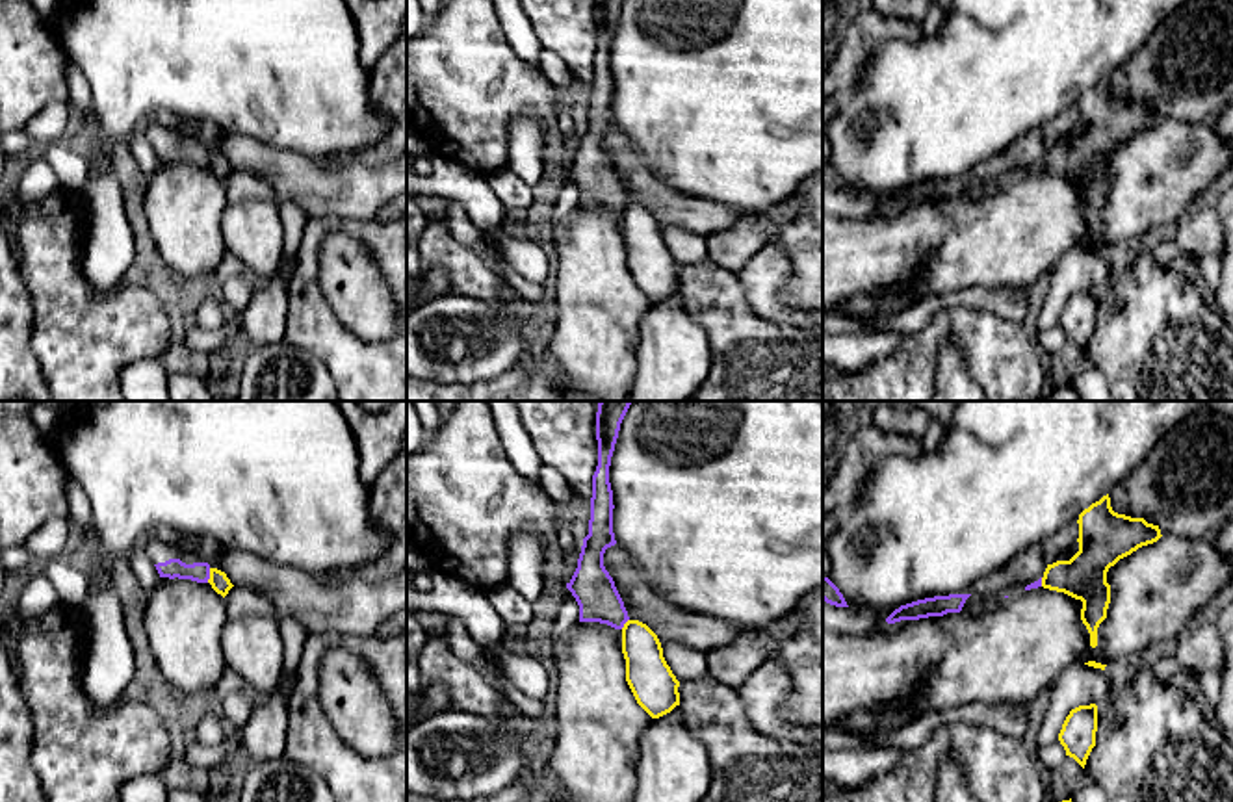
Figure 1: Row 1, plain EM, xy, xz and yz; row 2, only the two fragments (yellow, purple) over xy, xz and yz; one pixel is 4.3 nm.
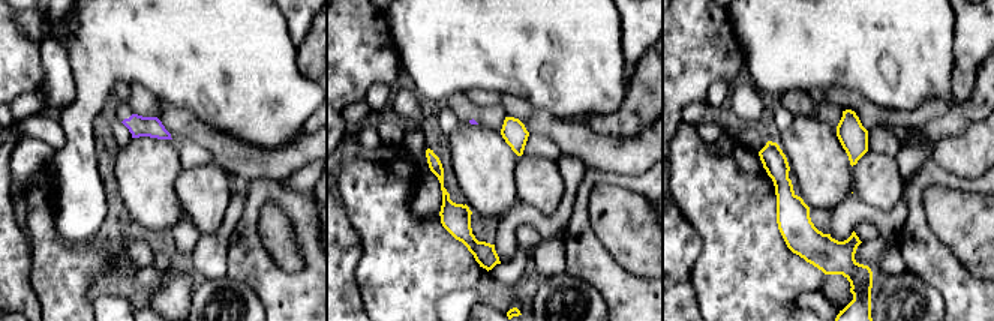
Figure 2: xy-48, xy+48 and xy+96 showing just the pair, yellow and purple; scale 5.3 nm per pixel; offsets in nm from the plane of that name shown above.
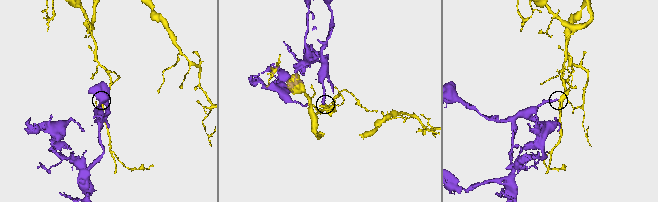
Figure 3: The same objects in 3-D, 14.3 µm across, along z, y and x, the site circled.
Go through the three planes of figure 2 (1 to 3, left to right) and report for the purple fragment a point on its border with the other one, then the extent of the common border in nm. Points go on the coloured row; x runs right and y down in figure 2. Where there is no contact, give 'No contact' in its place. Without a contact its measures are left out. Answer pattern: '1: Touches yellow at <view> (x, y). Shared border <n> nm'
1: No contact
2: No contact
3: No contact

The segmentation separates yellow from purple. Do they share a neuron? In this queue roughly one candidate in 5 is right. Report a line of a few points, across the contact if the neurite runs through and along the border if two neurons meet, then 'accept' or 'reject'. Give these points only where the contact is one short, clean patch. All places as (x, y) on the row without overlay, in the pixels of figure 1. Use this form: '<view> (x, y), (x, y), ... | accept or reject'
xy (210, 153), (207, 166) | reject

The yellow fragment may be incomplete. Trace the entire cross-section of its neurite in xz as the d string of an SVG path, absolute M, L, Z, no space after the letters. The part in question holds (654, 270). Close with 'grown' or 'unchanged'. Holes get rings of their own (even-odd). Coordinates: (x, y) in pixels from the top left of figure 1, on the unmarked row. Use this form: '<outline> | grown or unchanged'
M628 204L622 212L622 238L626 243L626 265L637 288L659 303L680 290L680 265L663 241L657 219L639 204Z | unchanged

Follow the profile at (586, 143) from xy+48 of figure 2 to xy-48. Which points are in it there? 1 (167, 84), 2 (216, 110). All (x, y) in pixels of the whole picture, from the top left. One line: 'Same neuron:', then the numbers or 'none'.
Same neuron: none

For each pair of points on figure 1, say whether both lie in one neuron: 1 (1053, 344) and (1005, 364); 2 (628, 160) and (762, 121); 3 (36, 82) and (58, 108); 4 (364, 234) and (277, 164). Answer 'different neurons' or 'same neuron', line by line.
1: different neurons
2: different neurons
3: different neurons
4: different neurons

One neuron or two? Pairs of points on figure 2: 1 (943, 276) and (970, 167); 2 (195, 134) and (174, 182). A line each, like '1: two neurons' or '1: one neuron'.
1: two neurons
2: two neurons

